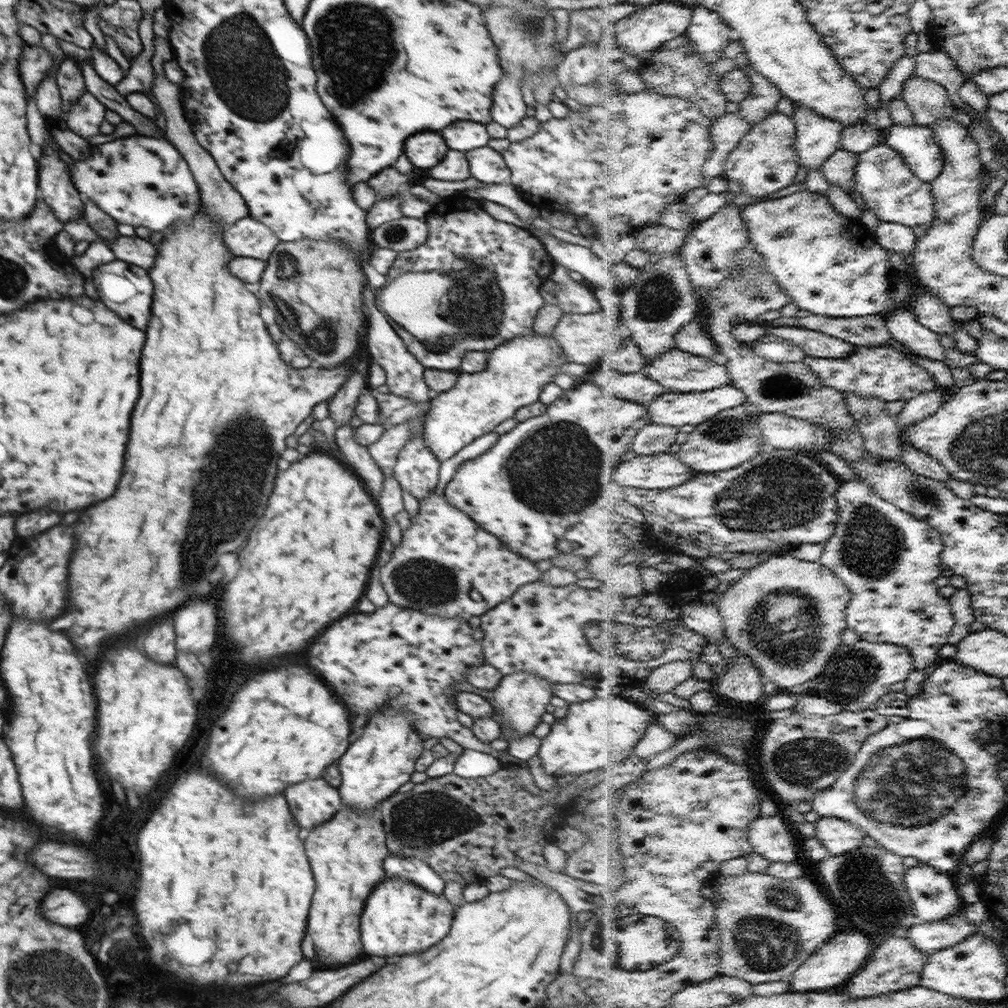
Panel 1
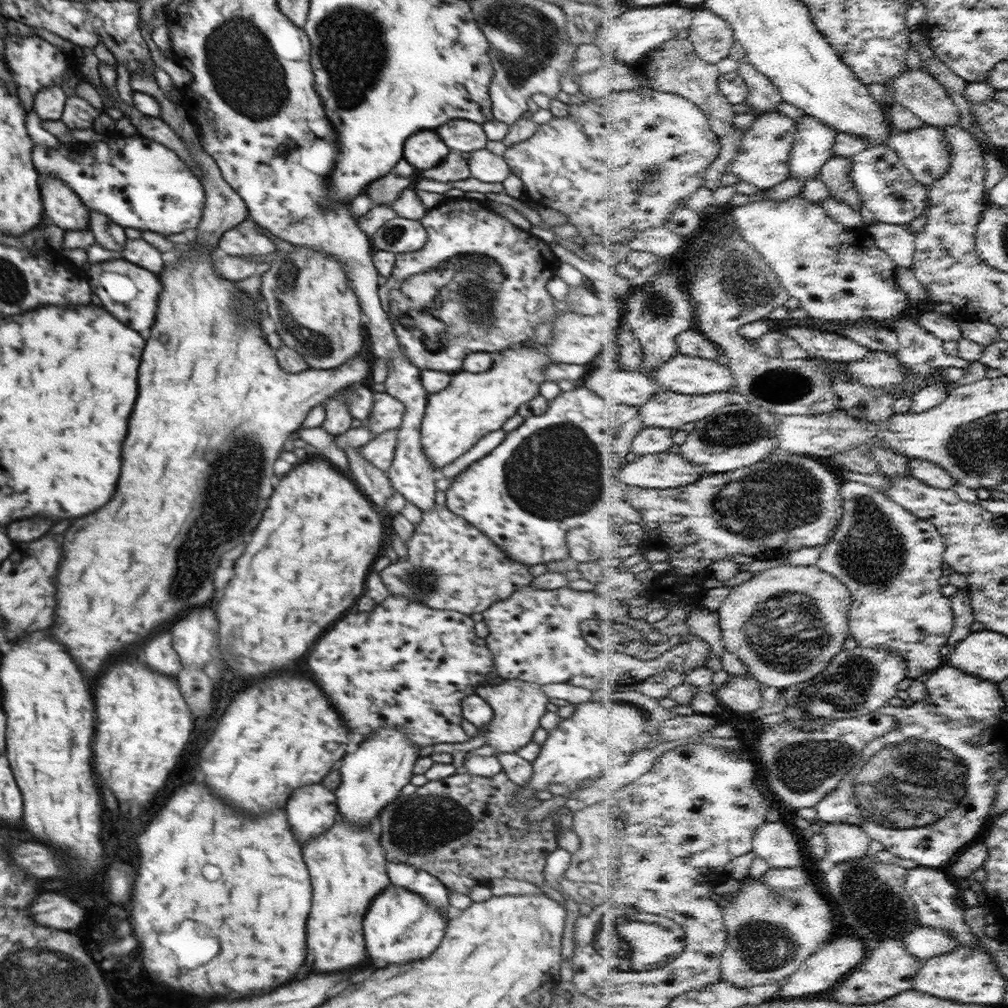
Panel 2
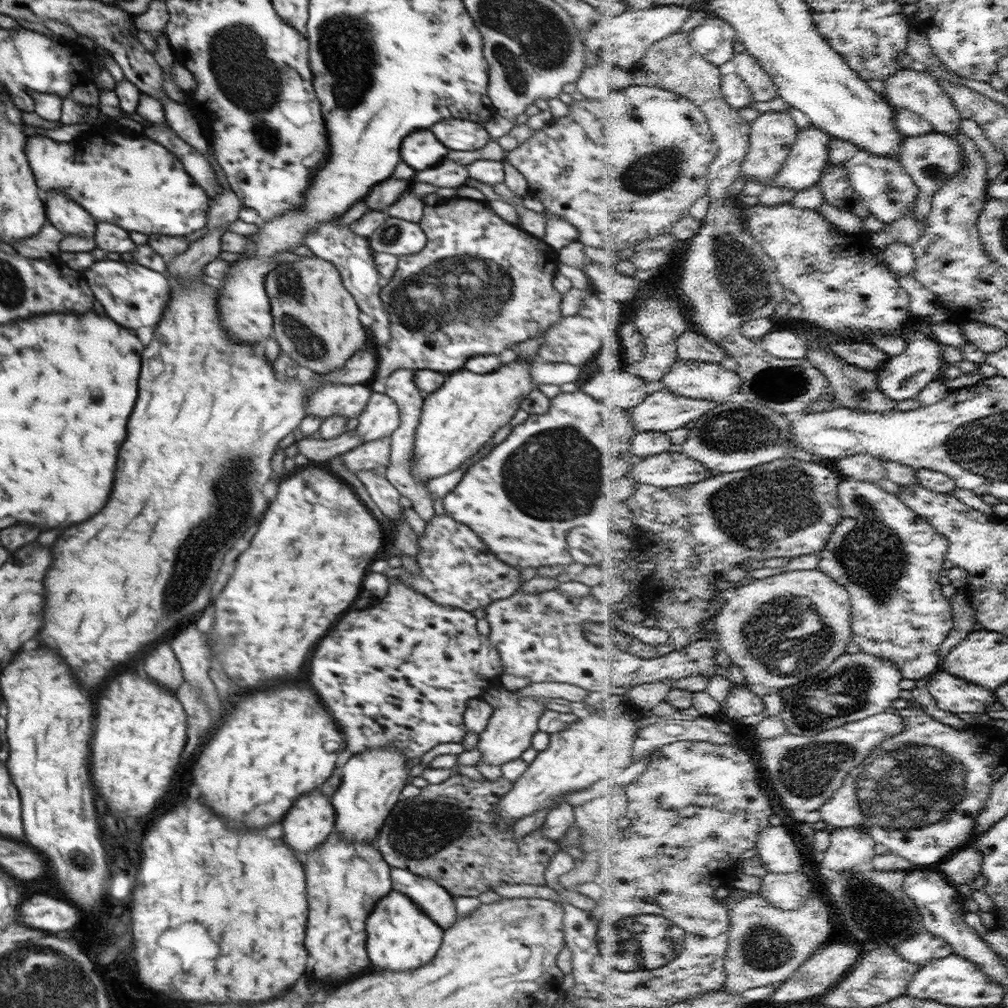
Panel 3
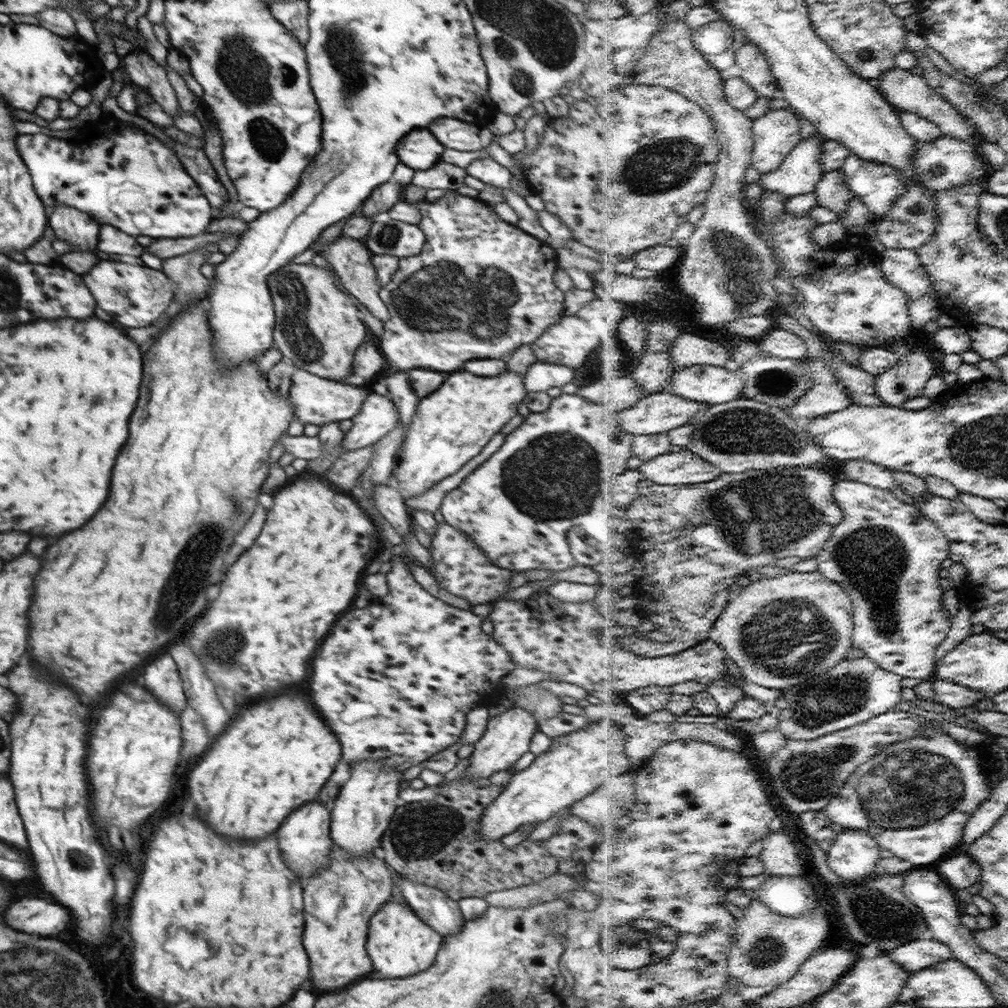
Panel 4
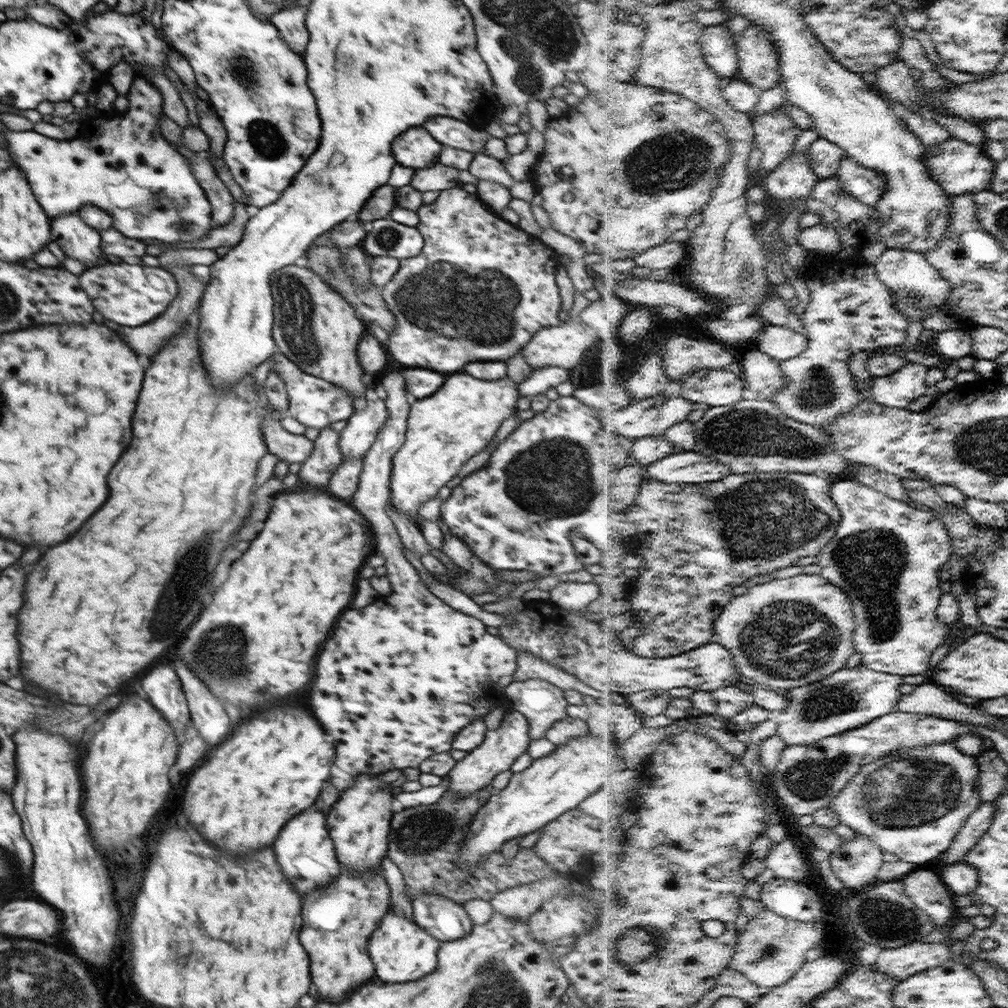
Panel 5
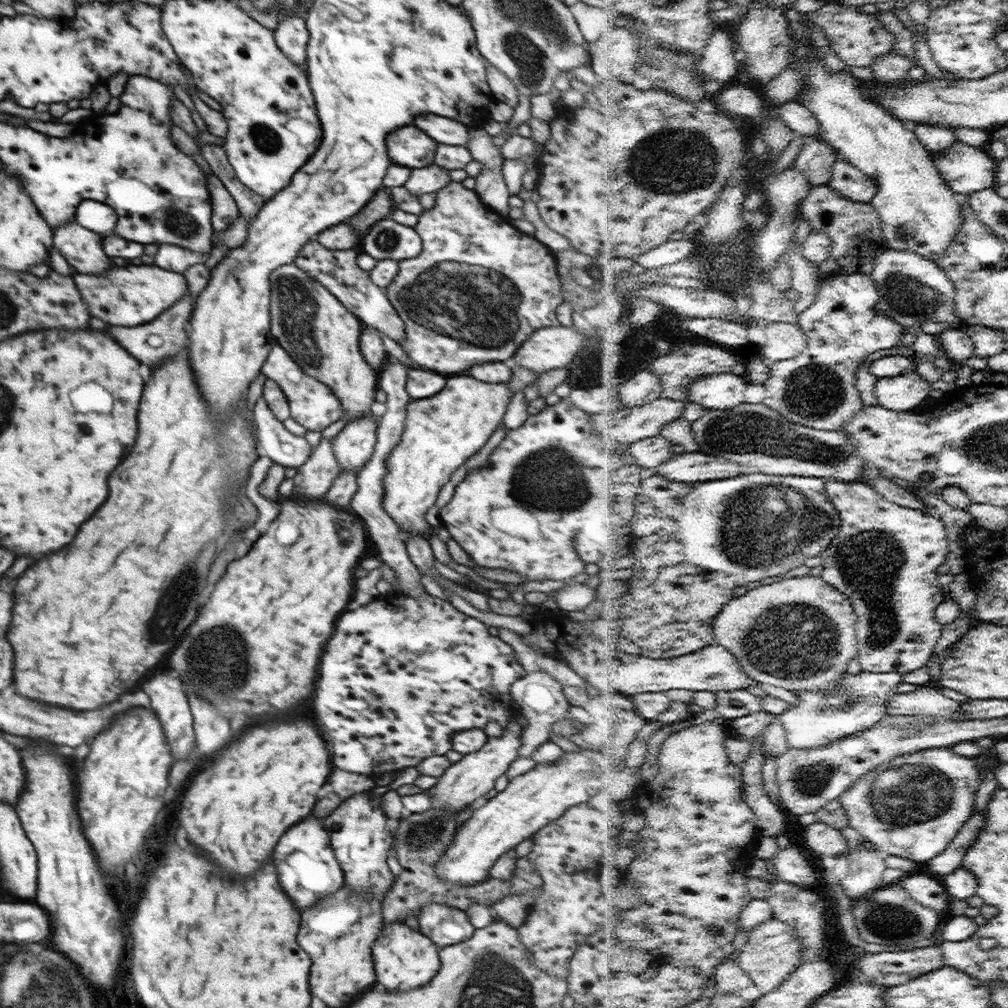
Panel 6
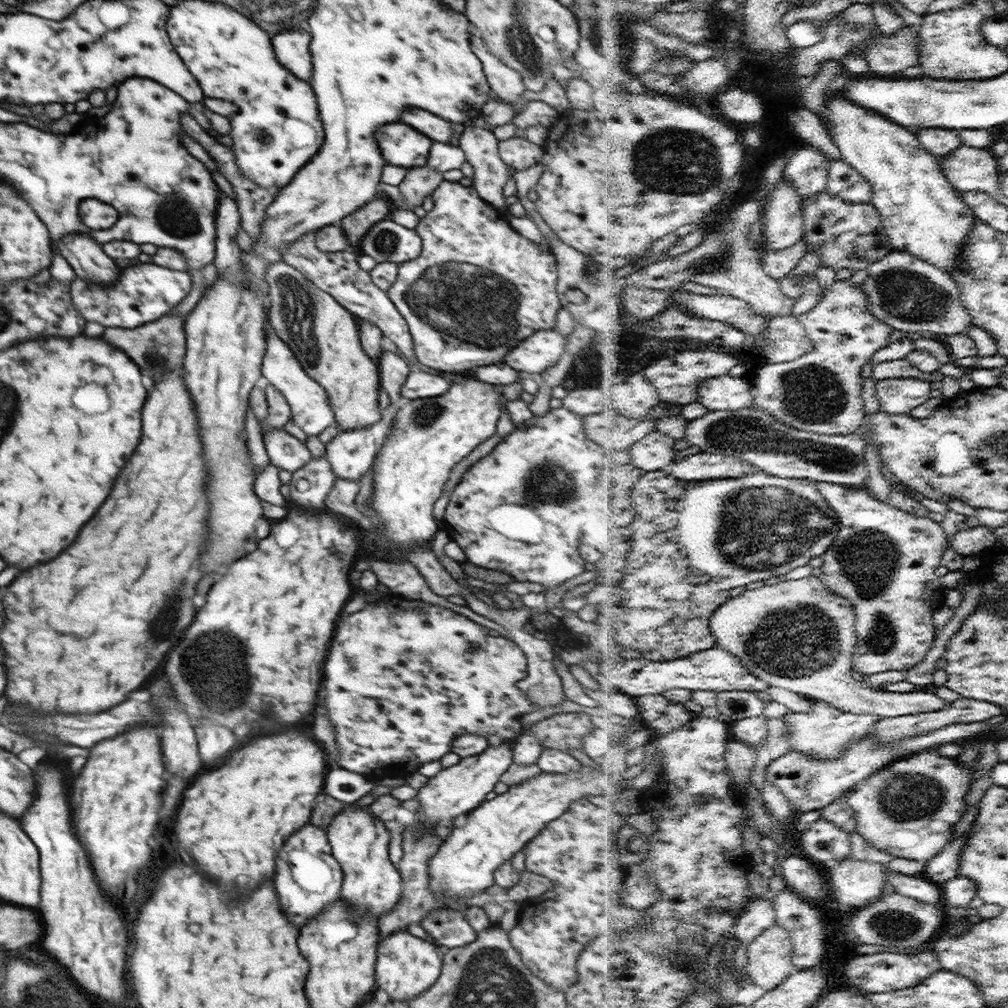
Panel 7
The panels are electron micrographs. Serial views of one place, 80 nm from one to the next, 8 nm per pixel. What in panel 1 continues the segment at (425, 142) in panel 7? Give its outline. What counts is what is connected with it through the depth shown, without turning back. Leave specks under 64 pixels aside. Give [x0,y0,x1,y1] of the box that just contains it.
[404,132,448,168]

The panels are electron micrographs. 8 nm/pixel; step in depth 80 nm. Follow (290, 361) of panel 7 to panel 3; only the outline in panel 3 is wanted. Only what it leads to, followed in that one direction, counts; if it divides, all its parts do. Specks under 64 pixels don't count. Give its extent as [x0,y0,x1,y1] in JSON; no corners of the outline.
[305,383,372,421]

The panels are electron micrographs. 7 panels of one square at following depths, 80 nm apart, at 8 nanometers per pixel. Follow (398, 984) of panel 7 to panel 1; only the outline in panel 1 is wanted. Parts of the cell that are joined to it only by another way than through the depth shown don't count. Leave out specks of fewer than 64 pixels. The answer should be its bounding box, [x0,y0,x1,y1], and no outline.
[360,876,454,958]

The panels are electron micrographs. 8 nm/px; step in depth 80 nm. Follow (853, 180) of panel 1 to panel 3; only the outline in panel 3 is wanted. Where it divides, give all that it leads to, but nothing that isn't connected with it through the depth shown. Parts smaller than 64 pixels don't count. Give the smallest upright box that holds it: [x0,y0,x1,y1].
[819,162,873,221]

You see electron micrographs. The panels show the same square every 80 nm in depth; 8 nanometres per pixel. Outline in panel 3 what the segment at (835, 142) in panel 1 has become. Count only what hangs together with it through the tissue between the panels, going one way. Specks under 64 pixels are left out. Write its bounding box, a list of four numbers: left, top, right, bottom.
[765,124,832,193]

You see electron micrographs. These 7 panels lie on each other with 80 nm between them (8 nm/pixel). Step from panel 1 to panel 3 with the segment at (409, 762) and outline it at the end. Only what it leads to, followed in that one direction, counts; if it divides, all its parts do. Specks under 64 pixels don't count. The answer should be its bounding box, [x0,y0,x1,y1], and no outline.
[330,746,410,842]

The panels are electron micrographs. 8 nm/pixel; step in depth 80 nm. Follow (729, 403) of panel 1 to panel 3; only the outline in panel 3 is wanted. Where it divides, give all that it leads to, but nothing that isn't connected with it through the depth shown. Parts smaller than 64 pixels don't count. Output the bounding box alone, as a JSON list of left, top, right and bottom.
[630,388,719,433]

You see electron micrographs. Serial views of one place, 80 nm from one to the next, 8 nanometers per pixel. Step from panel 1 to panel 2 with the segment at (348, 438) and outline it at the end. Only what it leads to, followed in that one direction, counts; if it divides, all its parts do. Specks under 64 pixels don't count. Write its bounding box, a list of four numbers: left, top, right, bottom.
[344,448,394,511]

